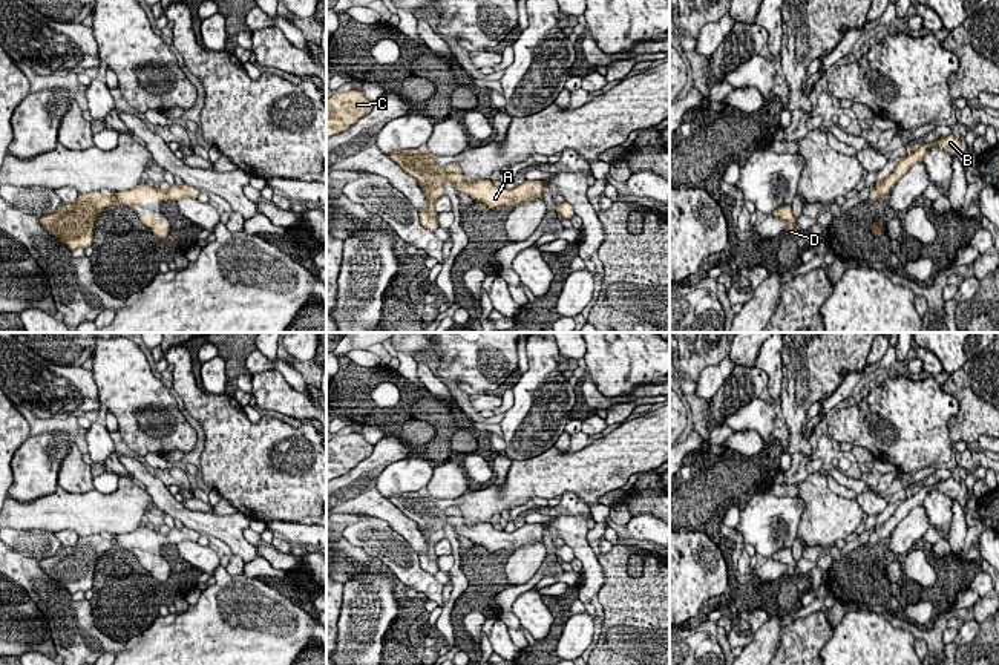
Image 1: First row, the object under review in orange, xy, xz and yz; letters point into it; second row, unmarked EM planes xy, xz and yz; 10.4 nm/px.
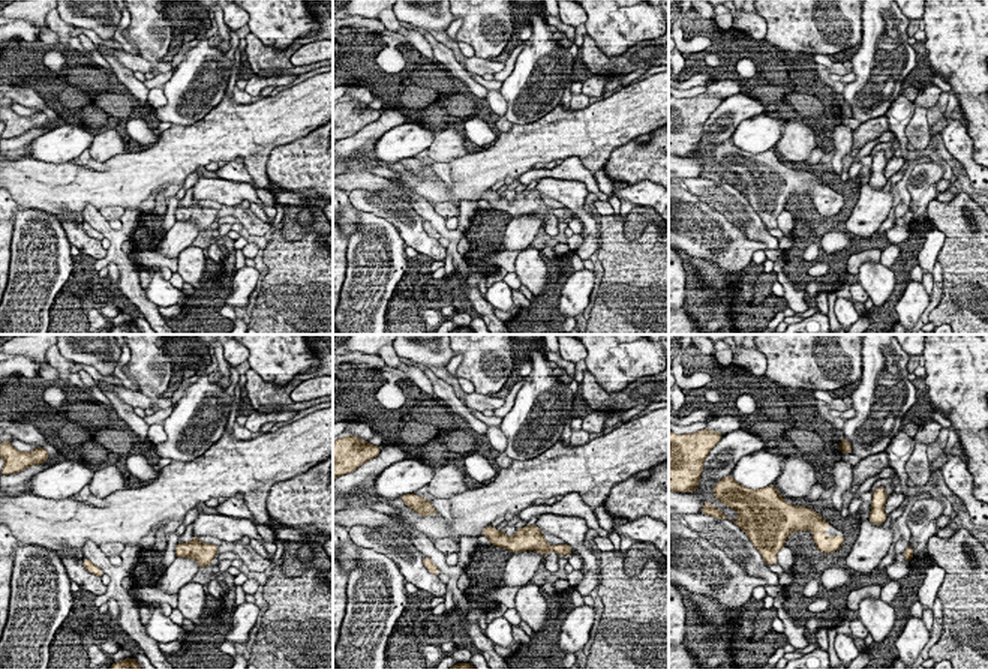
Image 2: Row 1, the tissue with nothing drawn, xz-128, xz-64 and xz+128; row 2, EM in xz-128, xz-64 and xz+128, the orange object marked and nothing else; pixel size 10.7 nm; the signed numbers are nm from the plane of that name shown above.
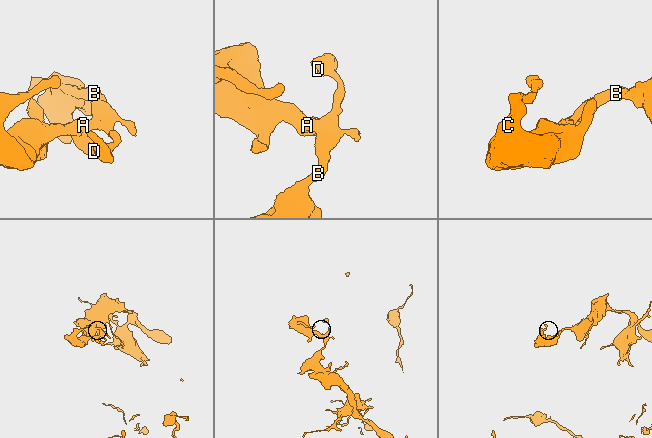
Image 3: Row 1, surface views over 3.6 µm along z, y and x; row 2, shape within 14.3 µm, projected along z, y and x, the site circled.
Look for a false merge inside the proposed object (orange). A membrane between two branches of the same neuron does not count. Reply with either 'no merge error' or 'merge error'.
no merge error

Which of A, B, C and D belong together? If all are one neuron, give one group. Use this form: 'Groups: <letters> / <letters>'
Groups: A B C D

